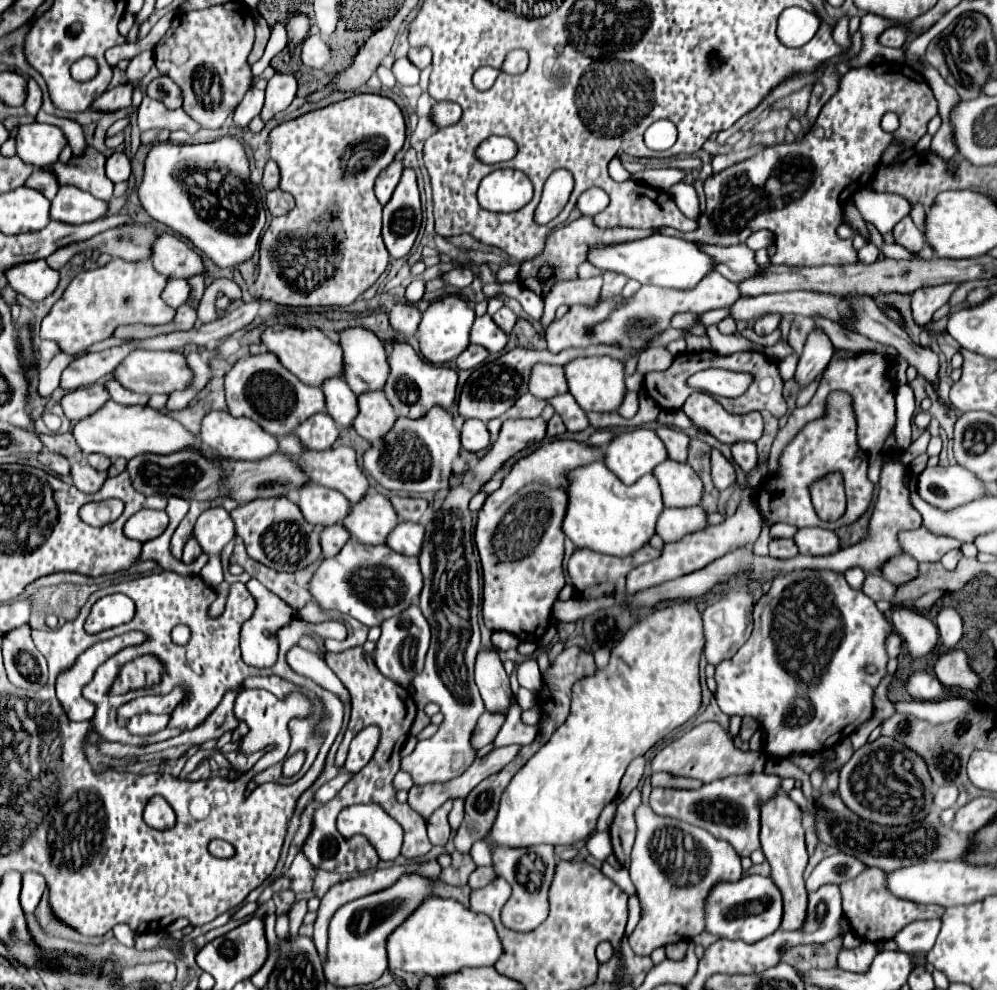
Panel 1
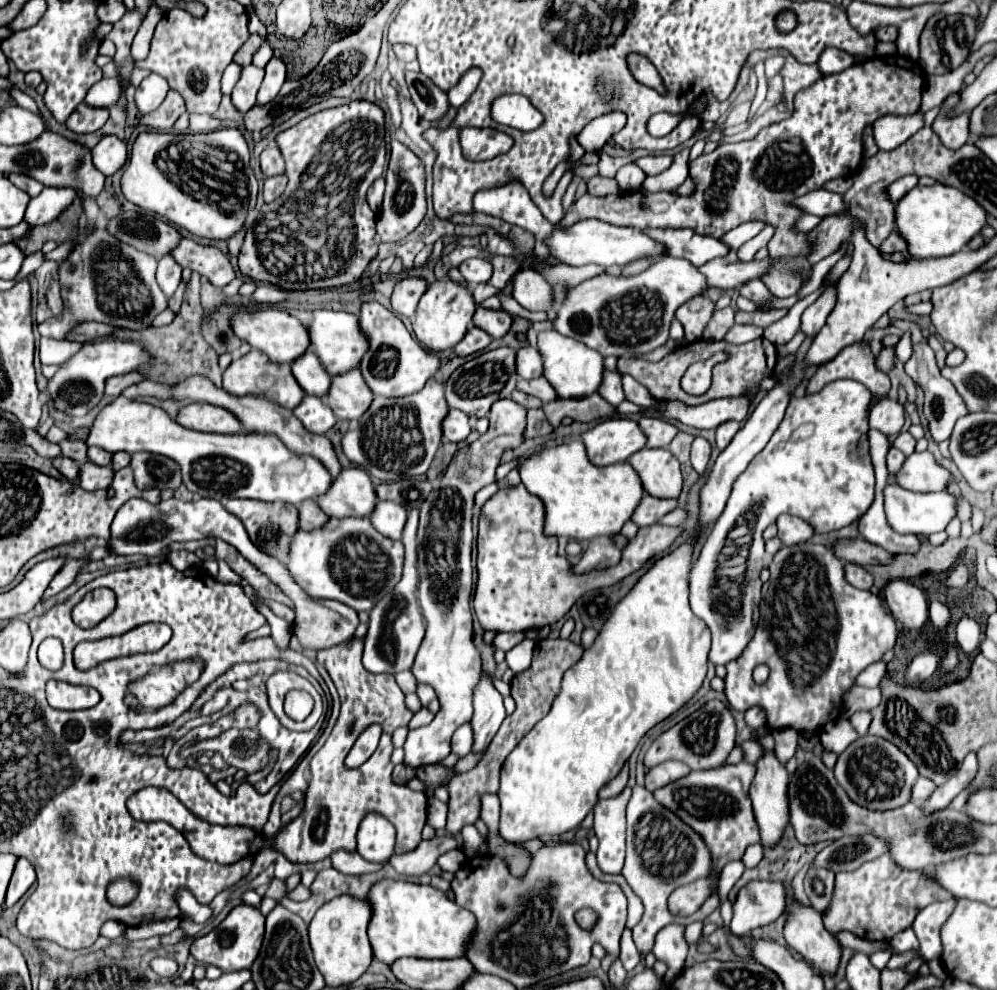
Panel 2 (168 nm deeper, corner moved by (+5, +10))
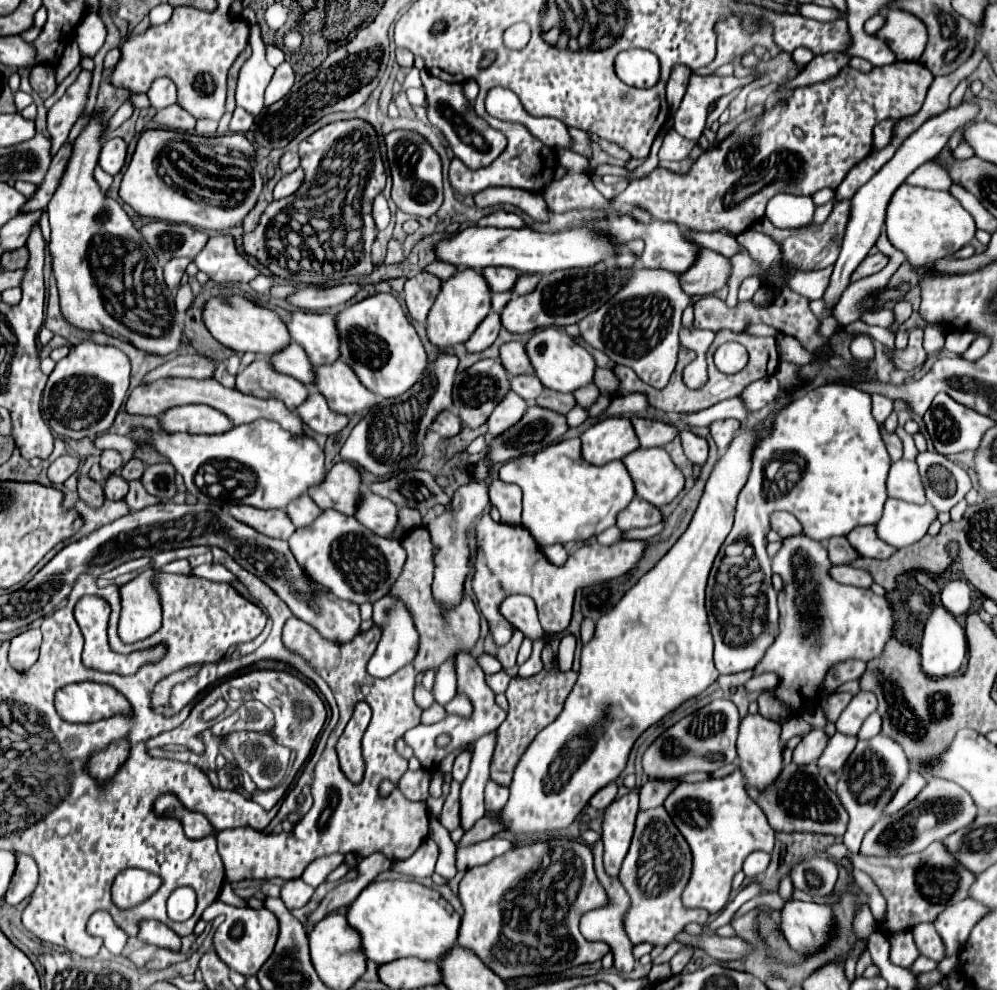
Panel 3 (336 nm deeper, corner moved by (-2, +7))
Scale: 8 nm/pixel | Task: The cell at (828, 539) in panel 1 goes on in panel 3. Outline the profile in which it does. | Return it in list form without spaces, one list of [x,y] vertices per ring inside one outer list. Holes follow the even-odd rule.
[[[778,512],[778,514],[774,514],[774,518],[772,518],[772,530],[776,530],[780,534],[780,538],[790,538],[794,534],[804,534],[802,524],[790,512]]]

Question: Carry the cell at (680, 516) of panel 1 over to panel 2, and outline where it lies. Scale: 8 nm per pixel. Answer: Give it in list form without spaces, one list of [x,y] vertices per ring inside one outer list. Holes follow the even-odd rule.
[[[643,495],[639,507],[635,509],[635,515],[631,515],[631,521],[639,527],[647,527],[657,523],[665,513],[673,511],[677,507],[675,499],[657,499],[651,495]]]

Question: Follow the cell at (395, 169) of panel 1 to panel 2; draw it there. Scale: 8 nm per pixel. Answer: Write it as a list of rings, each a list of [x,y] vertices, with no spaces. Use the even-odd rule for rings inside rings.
[[[383,177],[377,179],[377,181],[369,187],[369,191],[367,191],[367,203],[369,203],[369,207],[371,207],[375,213],[379,211],[381,203],[383,203],[383,191],[385,191],[385,179],[383,179]]]

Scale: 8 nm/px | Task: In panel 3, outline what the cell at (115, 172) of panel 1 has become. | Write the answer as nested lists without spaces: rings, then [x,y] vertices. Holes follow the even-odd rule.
[[[112,138],[104,142],[98,158],[98,164],[102,166],[102,170],[114,176],[122,170],[124,162],[126,162],[126,142],[122,138]]]

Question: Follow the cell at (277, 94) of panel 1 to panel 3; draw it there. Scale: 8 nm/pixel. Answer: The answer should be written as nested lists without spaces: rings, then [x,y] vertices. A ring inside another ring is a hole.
[[[282,62],[276,68],[276,72],[274,72],[274,76],[272,76],[272,80],[270,80],[270,84],[265,90],[264,106],[269,107],[278,102],[280,98],[284,98],[290,92],[292,84],[294,84],[294,70],[288,62]]]

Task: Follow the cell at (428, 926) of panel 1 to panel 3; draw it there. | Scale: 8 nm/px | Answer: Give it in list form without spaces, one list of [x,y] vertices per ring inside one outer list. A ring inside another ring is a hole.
[[[414,880],[370,882],[348,906],[346,918],[350,926],[362,934],[362,948],[376,964],[406,956],[440,962],[454,948],[462,922],[462,916],[440,896],[440,892]]]

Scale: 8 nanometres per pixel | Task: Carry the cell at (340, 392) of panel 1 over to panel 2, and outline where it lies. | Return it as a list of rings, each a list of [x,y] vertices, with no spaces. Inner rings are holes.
[[[311,349],[305,351],[305,355],[299,355],[299,359],[291,361],[291,373],[301,389],[309,395],[323,397],[331,385],[331,377],[327,375],[327,371],[323,371],[323,365]]]

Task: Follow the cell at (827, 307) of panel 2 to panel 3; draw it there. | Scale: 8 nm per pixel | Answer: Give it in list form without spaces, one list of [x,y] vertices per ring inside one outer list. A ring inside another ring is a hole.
[[[962,102],[958,108],[948,108],[940,116],[930,118],[930,122],[924,122],[910,138],[906,138],[906,142],[898,148],[898,154],[894,154],[894,158],[888,164],[884,164],[880,168],[880,172],[874,174],[874,178],[868,180],[854,194],[854,198],[852,198],[852,210],[850,210],[850,222],[848,222],[848,228],[846,228],[842,250],[840,250],[840,256],[838,256],[838,260],[834,264],[834,272],[832,272],[830,284],[826,288],[826,294],[822,298],[824,304],[826,304],[826,308],[834,308],[840,302],[844,290],[850,286],[850,278],[852,278],[854,270],[860,266],[860,262],[868,256],[868,250],[874,246],[880,230],[884,228],[886,208],[888,208],[888,202],[890,202],[894,190],[906,180],[906,176],[910,172],[914,172],[924,162],[932,160],[948,144],[952,132],[956,132],[962,126],[966,126],[966,122],[972,122],[978,116],[978,112],[980,112],[978,102]]]

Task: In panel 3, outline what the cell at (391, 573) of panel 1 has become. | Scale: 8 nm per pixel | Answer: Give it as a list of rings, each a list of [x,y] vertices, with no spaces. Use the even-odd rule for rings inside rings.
[[[326,510],[322,512],[320,518],[314,520],[314,524],[298,528],[290,538],[290,550],[312,582],[324,586],[340,600],[348,600],[354,604],[364,604],[364,602],[374,604],[376,600],[384,598],[390,592],[392,584],[398,580],[406,562],[406,550],[402,550],[402,544],[398,540],[382,538],[372,530],[368,530],[366,526],[362,526],[354,516],[344,516],[338,510]]]

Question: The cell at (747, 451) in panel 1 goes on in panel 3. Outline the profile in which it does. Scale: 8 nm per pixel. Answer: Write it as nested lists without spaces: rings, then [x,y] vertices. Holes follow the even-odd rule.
[[[722,420],[722,422],[714,422],[714,426],[710,426],[712,438],[714,438],[720,452],[724,452],[730,446],[736,432],[740,430],[740,424],[742,422],[738,422],[738,420]]]

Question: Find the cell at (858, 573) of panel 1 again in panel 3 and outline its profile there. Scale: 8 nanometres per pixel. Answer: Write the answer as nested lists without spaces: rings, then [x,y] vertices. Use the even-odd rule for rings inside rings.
[[[888,498],[884,506],[884,514],[876,524],[878,536],[890,546],[910,546],[926,536],[930,524],[938,518],[936,508],[926,502],[922,506],[902,502],[898,498]]]

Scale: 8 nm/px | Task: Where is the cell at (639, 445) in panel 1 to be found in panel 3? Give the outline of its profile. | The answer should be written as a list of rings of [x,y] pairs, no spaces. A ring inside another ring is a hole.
[[[604,418],[590,426],[582,436],[582,456],[594,466],[604,466],[612,460],[622,460],[626,454],[640,448],[628,418]]]

